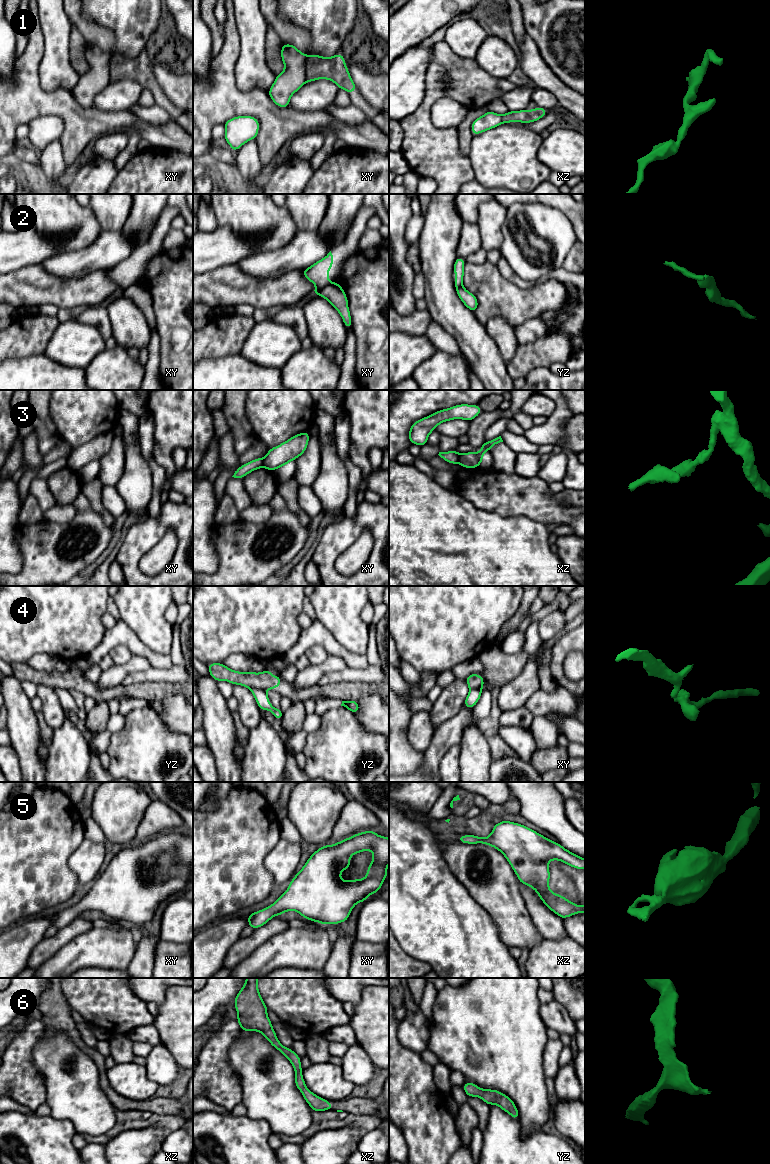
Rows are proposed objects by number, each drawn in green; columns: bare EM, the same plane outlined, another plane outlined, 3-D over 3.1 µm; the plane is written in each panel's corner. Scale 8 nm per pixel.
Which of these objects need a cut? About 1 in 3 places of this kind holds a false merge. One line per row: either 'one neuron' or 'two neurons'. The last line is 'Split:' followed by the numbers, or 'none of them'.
1: two neurons
2: two neurons
3: two neurons
4: two neurons
5: one neuron
6: one neuron
Split: 1, 2, 3, 4

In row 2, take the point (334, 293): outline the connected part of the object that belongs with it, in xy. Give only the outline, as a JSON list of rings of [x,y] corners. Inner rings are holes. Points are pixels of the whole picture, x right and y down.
[[[338,282],[332,283],[319,290],[318,294],[328,300],[339,312],[346,329],[352,329],[352,320],[348,308],[348,298],[341,285]]]

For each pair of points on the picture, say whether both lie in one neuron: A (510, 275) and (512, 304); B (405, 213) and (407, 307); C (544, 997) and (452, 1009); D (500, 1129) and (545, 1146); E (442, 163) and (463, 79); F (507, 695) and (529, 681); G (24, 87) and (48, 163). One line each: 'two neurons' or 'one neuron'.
A: two neurons
B: one neuron
C: two neurons
D: one neuron
E: one neuron
F: one neuron
G: two neurons

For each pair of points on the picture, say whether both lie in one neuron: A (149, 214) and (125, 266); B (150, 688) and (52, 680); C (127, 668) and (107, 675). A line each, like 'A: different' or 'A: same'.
A: different
B: same
C: same

